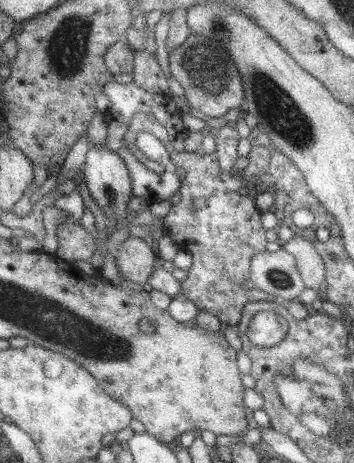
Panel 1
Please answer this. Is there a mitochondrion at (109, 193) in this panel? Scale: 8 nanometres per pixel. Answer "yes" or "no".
no

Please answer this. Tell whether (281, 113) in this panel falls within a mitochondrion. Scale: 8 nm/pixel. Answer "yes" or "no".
yes

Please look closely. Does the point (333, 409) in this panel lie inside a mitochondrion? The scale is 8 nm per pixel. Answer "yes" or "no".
yes

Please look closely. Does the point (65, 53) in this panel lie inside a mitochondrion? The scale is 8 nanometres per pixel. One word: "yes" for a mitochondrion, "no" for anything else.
yes

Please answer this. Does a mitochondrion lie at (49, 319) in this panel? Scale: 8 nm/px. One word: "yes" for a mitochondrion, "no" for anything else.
yes

